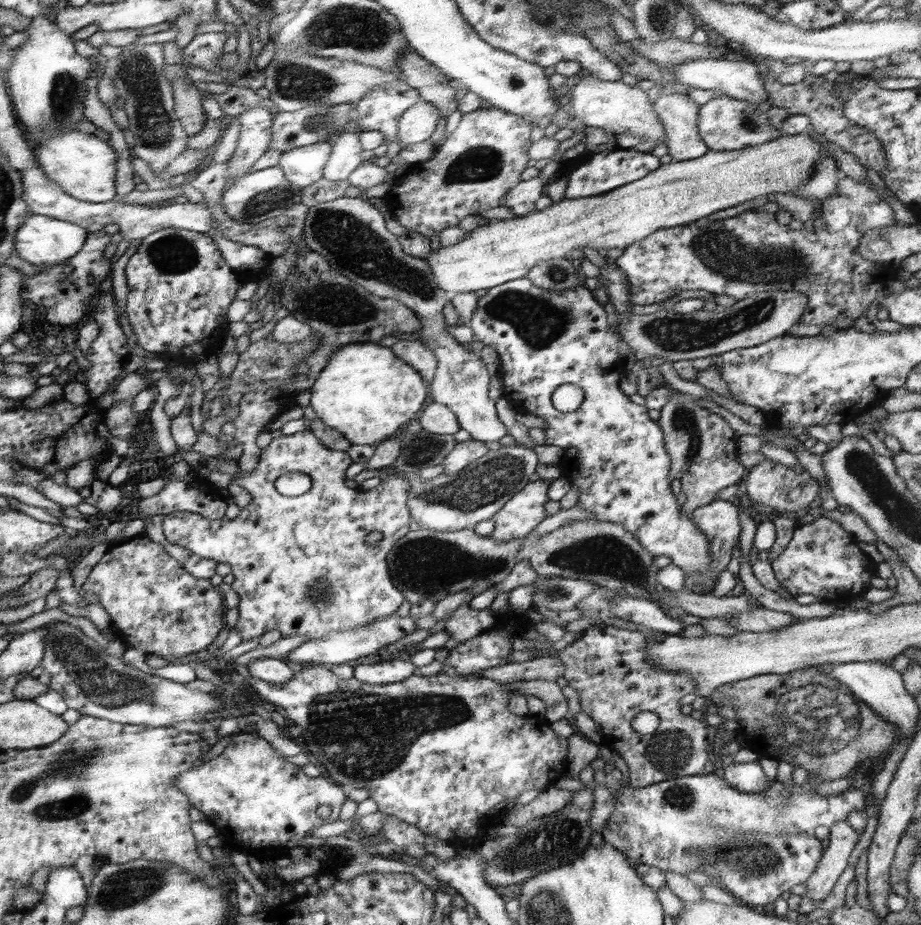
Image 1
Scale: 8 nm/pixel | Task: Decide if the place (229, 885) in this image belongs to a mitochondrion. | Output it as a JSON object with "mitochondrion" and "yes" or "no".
{"mitochondrion":"no"}

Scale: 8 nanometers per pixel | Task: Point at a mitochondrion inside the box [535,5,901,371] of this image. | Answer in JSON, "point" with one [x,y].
{"point":[724,252]}

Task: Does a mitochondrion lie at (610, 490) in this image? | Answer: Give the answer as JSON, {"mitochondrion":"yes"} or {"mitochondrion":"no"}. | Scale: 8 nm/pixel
{"mitochondrion":"no"}

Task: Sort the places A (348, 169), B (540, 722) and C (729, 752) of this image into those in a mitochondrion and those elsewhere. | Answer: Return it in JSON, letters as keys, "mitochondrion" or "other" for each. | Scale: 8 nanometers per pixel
{"A":"other","B":"other","C":"other"}

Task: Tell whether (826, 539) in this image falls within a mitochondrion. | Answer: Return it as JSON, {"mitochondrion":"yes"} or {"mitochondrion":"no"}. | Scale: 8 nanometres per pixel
{"mitochondrion":"no"}

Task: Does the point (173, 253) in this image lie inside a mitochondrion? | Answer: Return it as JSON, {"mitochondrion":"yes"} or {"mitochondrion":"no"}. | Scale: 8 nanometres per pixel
{"mitochondrion":"yes"}

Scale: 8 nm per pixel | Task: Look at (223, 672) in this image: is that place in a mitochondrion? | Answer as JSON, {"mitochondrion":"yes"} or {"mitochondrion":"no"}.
{"mitochondrion":"no"}

